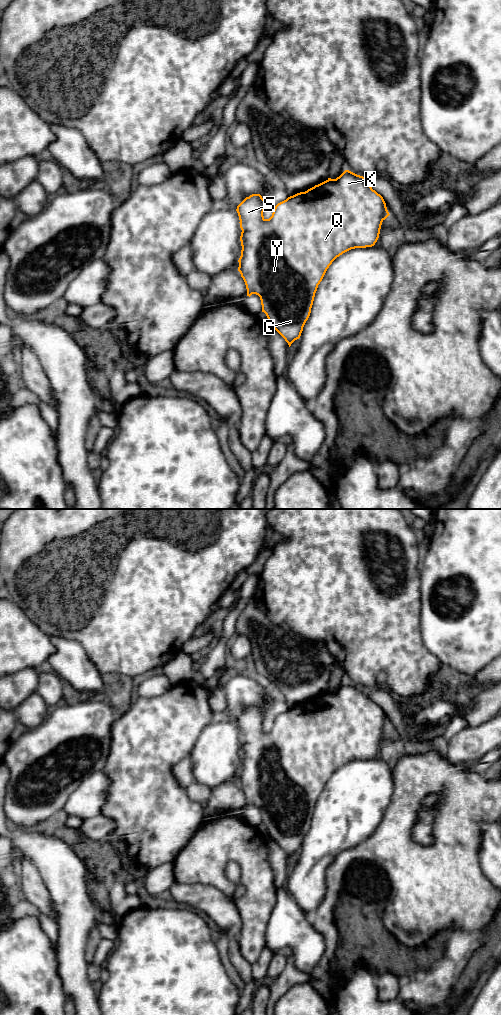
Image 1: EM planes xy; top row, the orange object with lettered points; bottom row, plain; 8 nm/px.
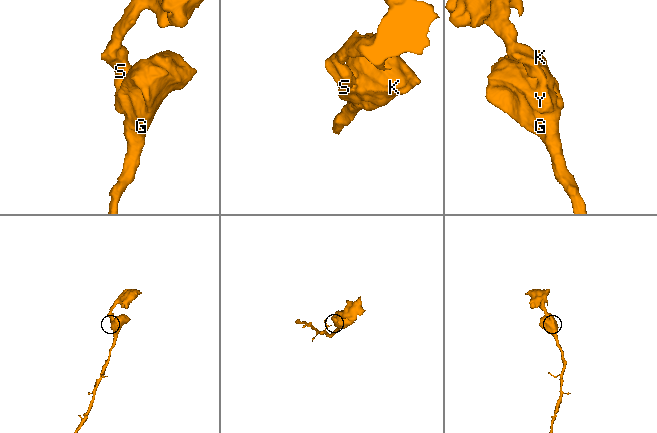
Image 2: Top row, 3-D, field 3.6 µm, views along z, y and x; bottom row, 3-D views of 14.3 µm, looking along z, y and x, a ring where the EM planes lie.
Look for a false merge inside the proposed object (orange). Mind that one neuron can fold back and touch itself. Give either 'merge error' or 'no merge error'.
no merge error

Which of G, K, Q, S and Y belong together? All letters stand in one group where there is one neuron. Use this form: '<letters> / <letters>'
G K Q S Y

